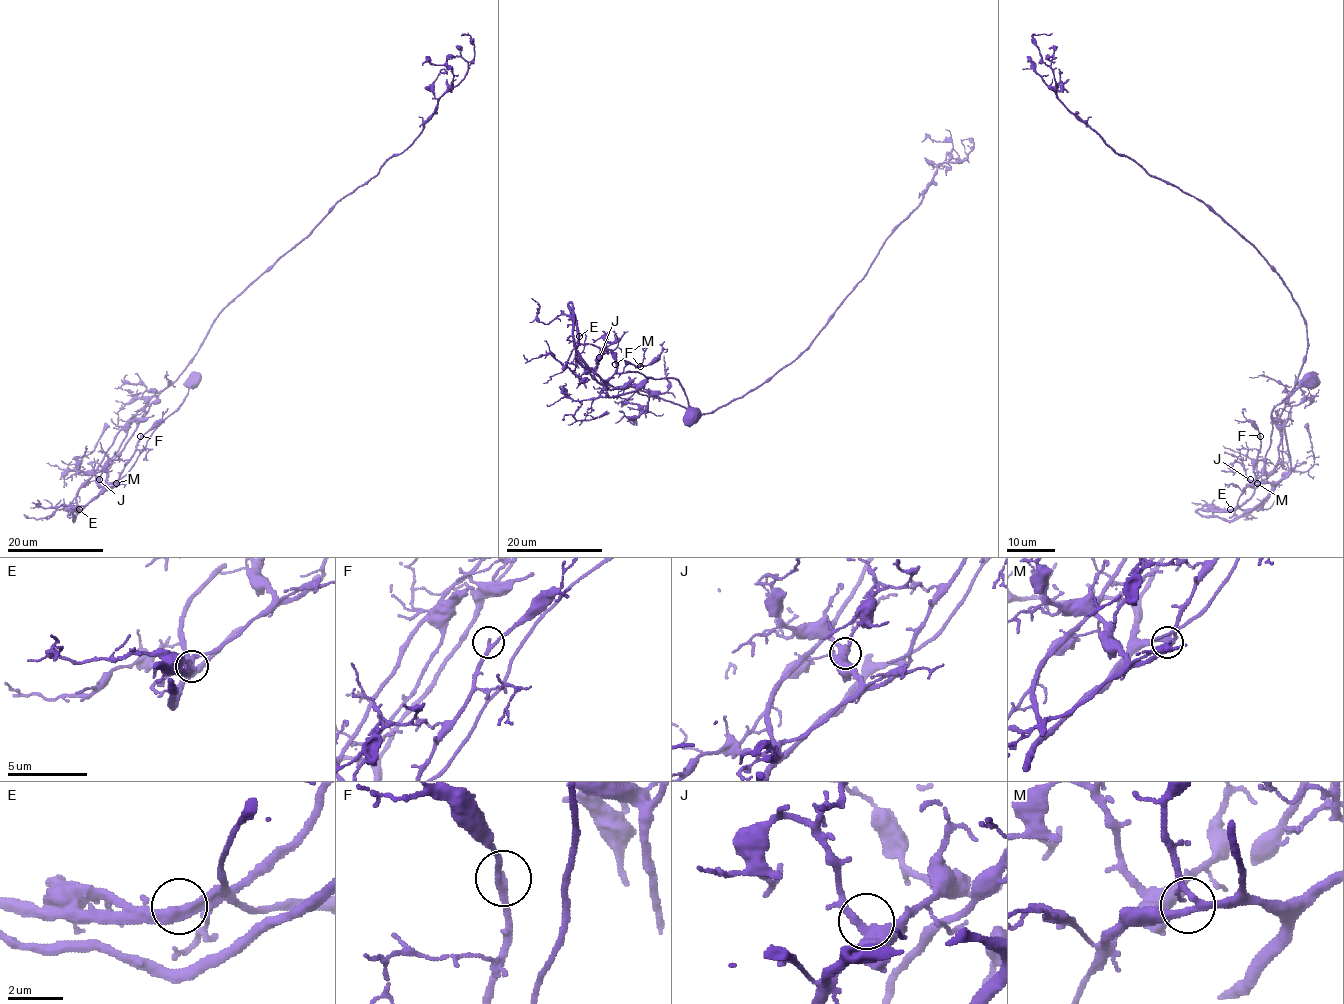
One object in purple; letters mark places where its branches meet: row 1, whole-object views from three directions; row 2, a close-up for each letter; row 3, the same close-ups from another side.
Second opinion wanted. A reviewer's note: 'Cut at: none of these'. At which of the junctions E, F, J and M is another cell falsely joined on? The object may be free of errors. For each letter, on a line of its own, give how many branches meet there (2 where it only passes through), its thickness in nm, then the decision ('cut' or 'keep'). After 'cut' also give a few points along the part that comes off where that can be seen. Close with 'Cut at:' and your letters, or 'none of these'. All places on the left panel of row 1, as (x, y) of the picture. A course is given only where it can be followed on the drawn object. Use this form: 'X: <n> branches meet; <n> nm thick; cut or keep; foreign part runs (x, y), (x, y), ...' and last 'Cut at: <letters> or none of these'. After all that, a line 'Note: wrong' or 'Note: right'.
E: 2 branches meet; 400 nm thick; keep
F: 2 branches meet; 200 nm thick; keep
J: 2 branches meet; 440 nm thick; keep
M: 3 branches meet; 260 nm thick; keep
Cut at: none of these
Note: right

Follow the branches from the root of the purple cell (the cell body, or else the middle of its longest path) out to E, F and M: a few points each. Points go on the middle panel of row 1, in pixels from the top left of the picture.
E: (692, 414), (686, 394), (674, 378), (618, 373), (615, 357), (608, 349), (581, 343), (578, 336)
F: (692, 414), (686, 394), (674, 378), (617, 372), (621, 360), (639, 366)
M: (692, 414), (686, 394), (674, 378), (652, 378), (640, 372), (618, 373), (615, 364)

